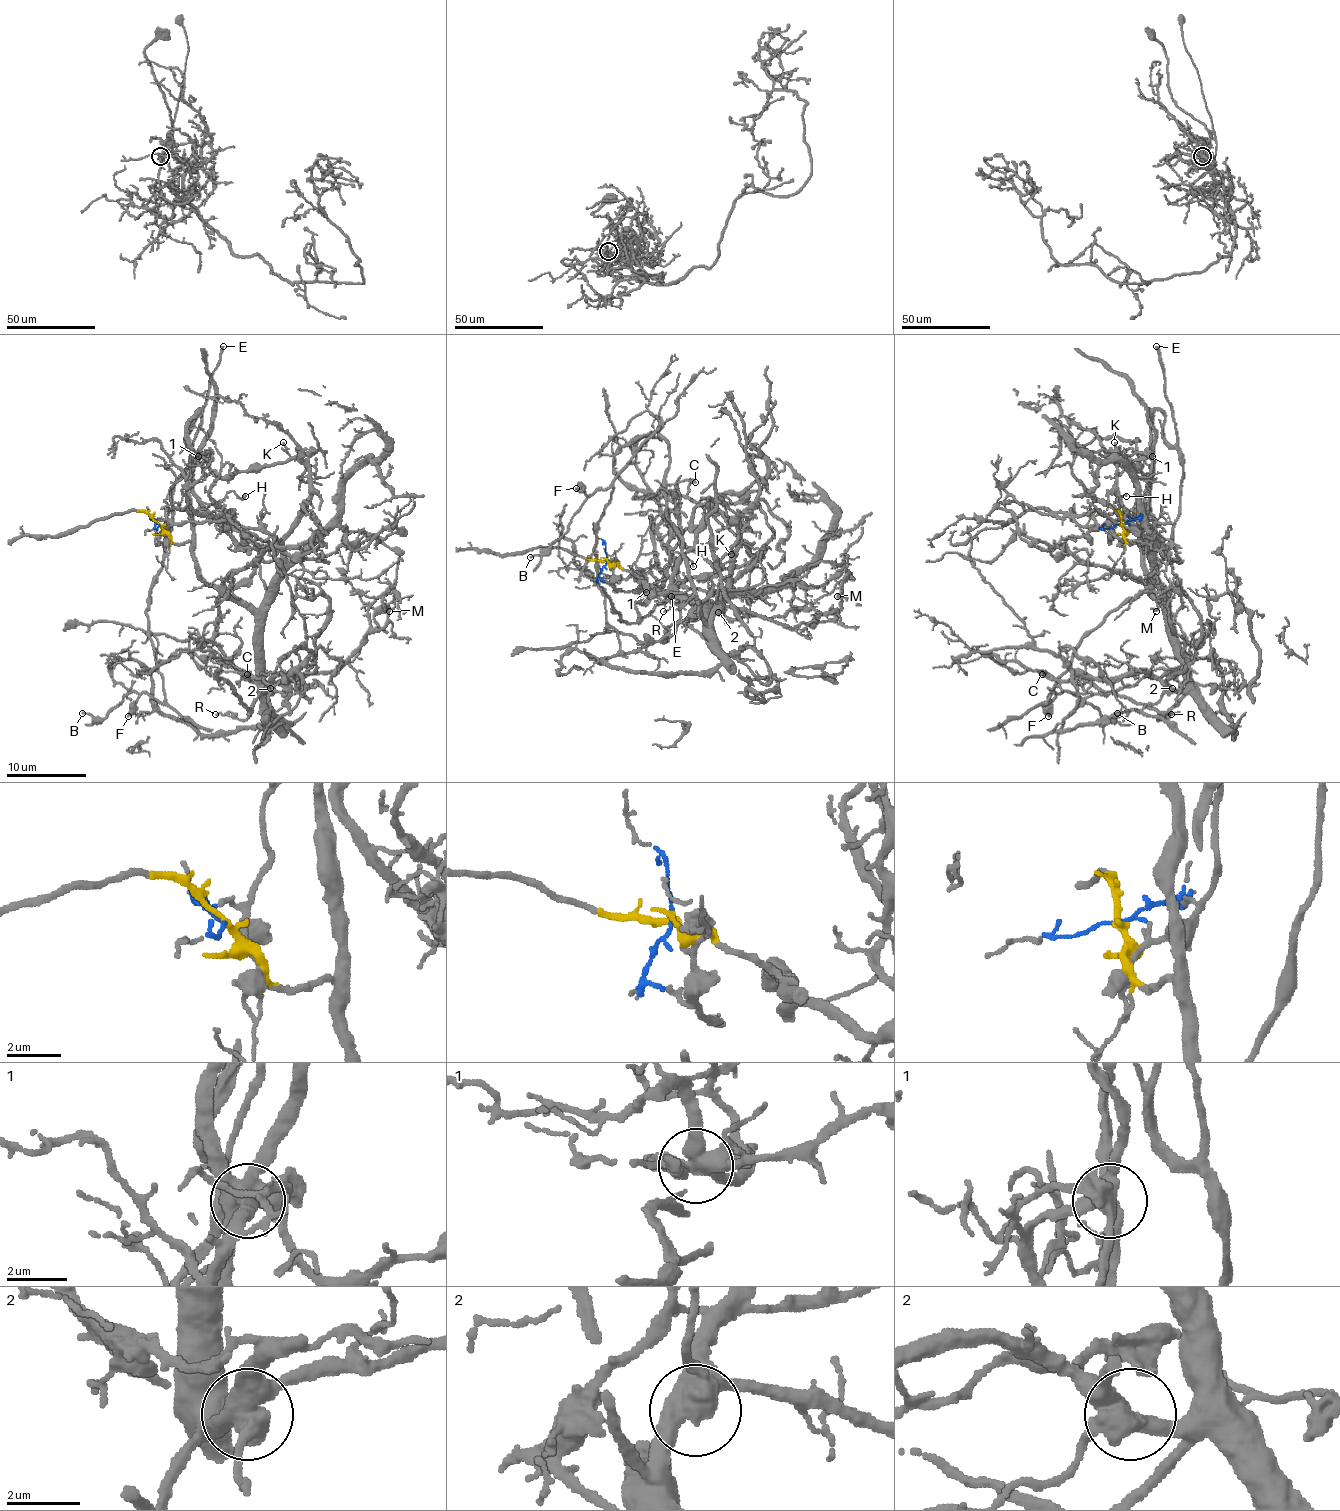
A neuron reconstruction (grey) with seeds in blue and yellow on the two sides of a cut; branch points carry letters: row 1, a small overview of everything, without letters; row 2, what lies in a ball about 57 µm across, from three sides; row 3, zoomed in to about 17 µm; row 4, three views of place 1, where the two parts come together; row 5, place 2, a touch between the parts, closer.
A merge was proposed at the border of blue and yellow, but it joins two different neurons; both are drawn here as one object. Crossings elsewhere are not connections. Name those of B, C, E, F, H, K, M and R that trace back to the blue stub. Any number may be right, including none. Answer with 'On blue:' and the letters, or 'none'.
On blue: B, E, F, K

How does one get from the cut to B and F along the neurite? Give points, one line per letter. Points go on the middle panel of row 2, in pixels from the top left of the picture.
B: (606, 562), (600, 578), (650, 596), (636, 622), (620, 620), (598, 584), (594, 546), (612, 487), (530, 558)
F: (606, 562), (600, 578), (650, 596), (636, 622), (620, 620), (598, 584), (594, 546), (612, 487), (576, 487)

